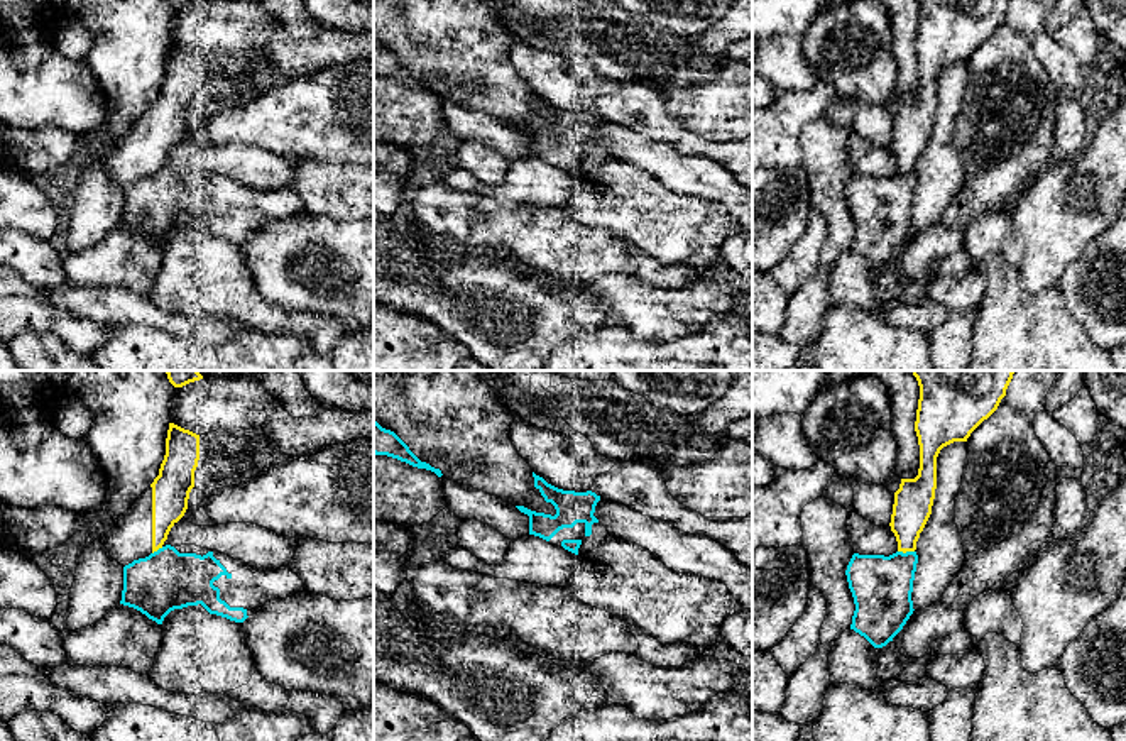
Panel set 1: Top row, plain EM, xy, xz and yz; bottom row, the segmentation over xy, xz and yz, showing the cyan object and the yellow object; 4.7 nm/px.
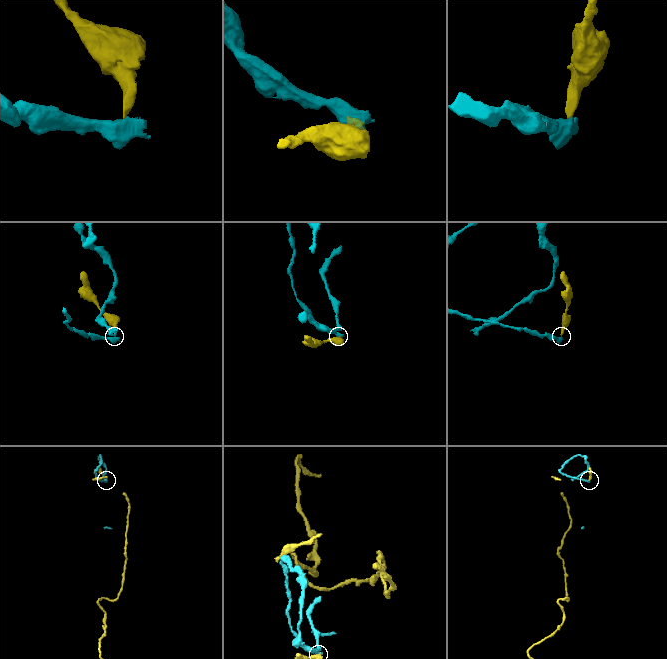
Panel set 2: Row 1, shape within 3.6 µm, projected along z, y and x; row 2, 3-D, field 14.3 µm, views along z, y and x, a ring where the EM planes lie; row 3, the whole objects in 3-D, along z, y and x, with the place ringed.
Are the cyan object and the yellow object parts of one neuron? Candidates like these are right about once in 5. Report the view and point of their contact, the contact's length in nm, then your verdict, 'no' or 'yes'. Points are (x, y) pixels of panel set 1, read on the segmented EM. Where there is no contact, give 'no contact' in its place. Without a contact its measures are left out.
meets cyan in yz at (907, 552); contact 80 nm long; no

